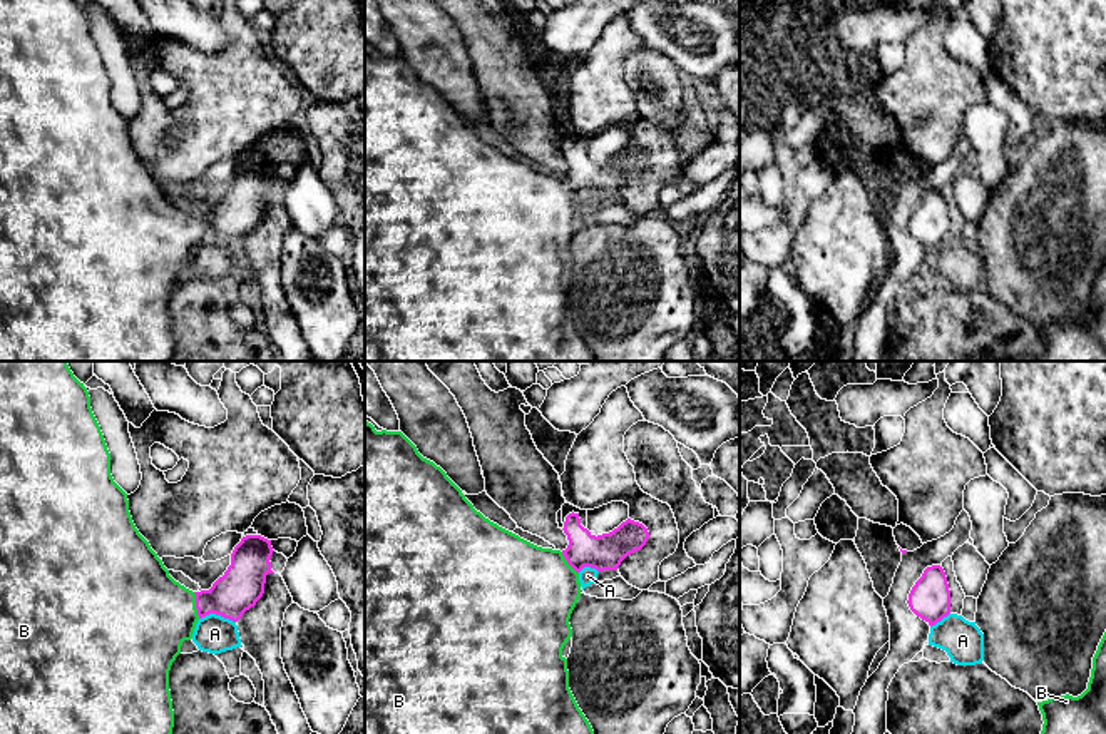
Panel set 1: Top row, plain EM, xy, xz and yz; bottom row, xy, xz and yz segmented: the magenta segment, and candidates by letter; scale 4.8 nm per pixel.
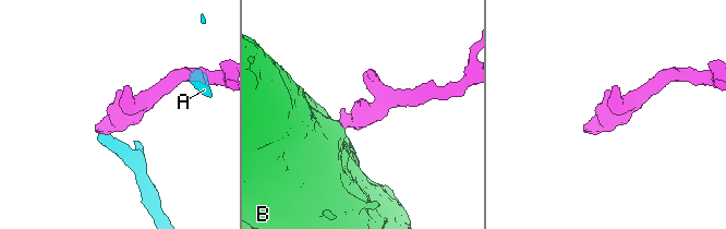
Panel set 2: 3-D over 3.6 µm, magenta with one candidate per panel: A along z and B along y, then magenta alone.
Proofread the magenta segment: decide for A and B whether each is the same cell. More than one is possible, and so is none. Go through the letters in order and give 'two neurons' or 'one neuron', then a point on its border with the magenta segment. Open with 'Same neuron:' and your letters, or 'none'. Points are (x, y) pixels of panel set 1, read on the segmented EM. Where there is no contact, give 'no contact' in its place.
Same neuron: B
A: two neurons; contact xy (218, 614)
B: one neuron; contact xy (196, 606)

